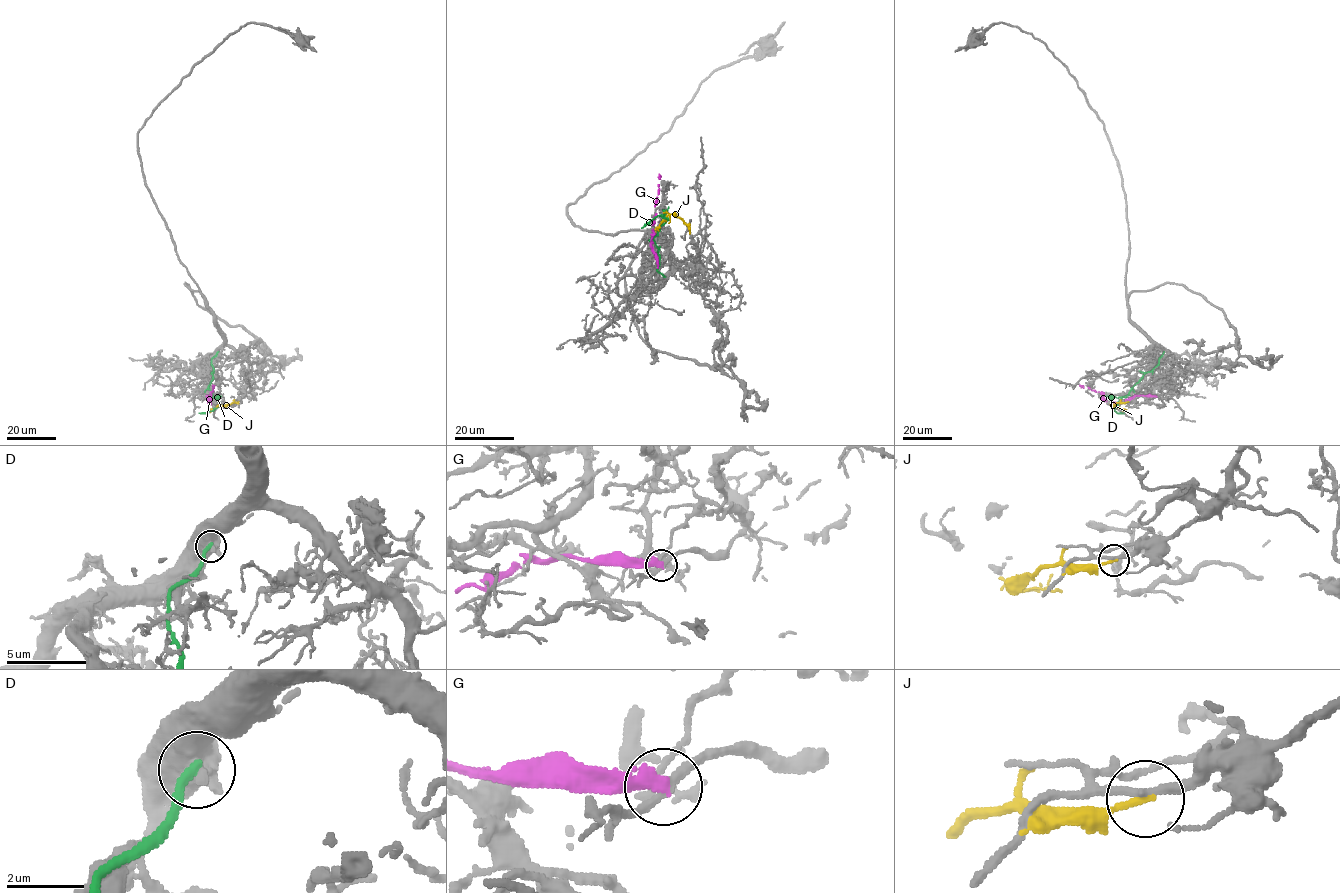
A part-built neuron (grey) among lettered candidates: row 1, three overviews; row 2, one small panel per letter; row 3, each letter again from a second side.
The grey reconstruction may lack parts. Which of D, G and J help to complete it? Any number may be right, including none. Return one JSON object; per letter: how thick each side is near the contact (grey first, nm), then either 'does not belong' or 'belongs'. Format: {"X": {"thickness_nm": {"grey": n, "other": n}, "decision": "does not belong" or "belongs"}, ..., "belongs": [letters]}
{"D": {"thickness_nm": {"grey": 550, "other": 240}, "decision": "does not belong"}, "G": {"thickness_nm": {"grey": 240, "other": 320}, "decision": "does not belong"}, "J": {"thickness_nm": {"grey": 200, "other": 190}, "decision": "does not belong"}, "belongs": []}

